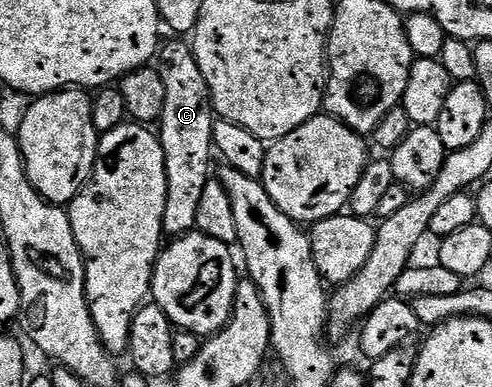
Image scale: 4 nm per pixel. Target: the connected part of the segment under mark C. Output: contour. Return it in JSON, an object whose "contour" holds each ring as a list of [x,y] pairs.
{"contour":[[[169,39],[160,46],[159,52],[155,58],[155,68],[157,74],[163,79],[163,88],[167,91],[167,100],[163,103],[163,115],[159,122],[159,136],[161,139],[161,146],[163,147],[163,159],[167,167],[167,203],[163,203],[163,234],[166,238],[176,239],[183,237],[187,233],[194,232],[197,228],[197,219],[199,217],[199,202],[203,200],[203,191],[207,187],[207,183],[211,179],[209,173],[213,169],[213,157],[215,161],[215,150],[213,148],[213,123],[215,114],[213,112],[213,101],[209,97],[209,88],[207,87],[207,79],[203,79],[203,71],[199,71],[199,63],[193,54],[192,44],[185,39]]]}

